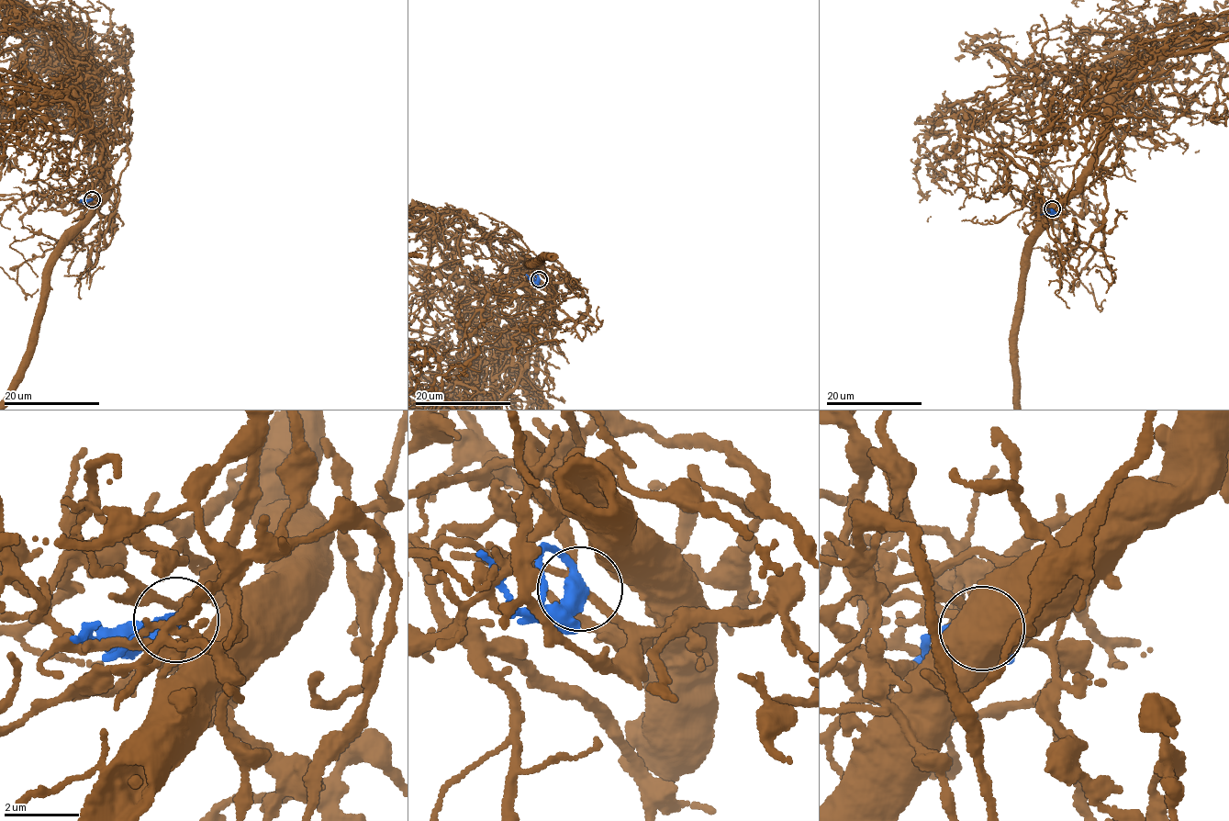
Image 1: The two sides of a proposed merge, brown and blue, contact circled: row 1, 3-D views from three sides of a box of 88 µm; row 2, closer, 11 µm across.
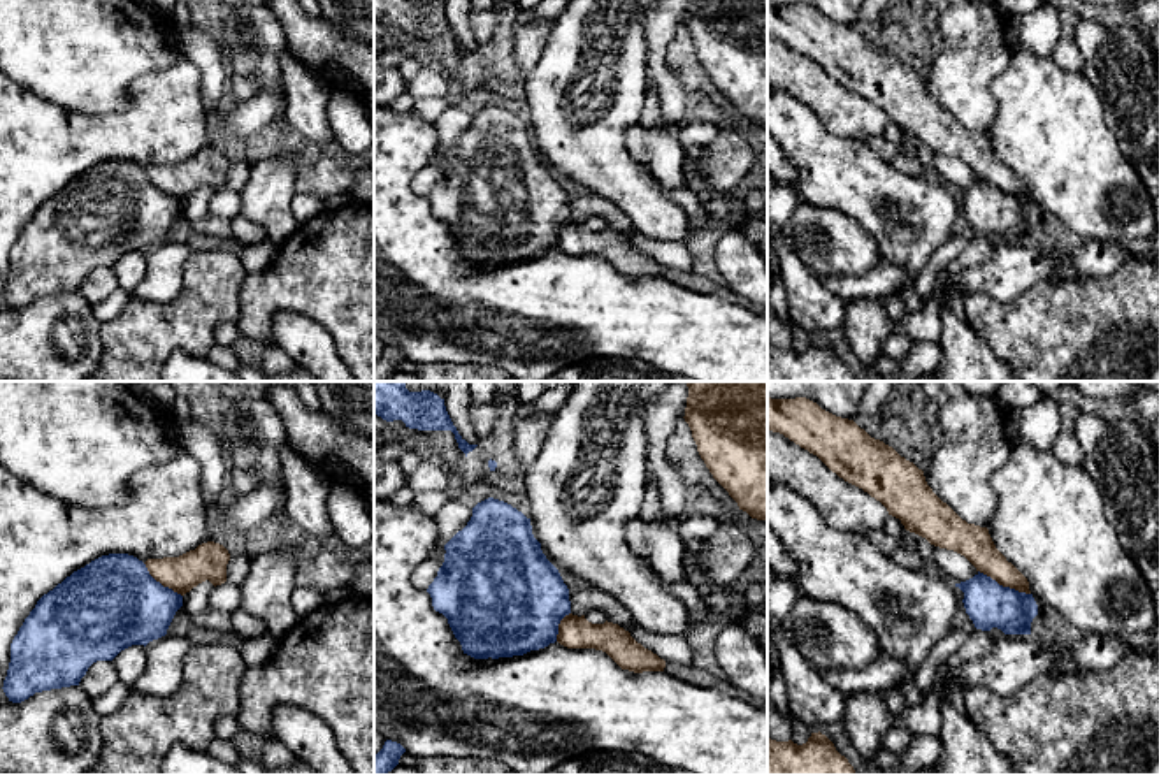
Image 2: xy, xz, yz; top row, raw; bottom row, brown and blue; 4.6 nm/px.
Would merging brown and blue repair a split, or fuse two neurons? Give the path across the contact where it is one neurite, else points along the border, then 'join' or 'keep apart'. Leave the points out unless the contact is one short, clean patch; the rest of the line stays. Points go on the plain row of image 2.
join

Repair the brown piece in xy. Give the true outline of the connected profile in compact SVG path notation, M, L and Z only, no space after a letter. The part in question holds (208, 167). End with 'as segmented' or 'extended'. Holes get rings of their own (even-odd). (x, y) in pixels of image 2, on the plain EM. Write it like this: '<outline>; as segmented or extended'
M214 148L198 151L179 163L139 167L128 160L102 162L74 177L44 200L25 225L11 250L11 269L4 299L21 309L35 299L79 292L97 267L112 267L132 251L148 251L167 241L183 213L183 202L209 186L227 188L228 156Z; extended

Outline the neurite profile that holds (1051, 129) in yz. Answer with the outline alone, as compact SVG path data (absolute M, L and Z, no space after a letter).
M1015 51L1010 65L990 81L996 120L987 135L996 155L1029 188L1038 213L1054 214L1083 241L1138 246L1157 228L1141 176L1122 155L1106 121L1106 109L1082 72L1068 72L1052 56Z

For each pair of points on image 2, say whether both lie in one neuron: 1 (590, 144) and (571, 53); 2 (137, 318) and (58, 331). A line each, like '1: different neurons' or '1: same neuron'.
1: same neuron
2: different neurons

